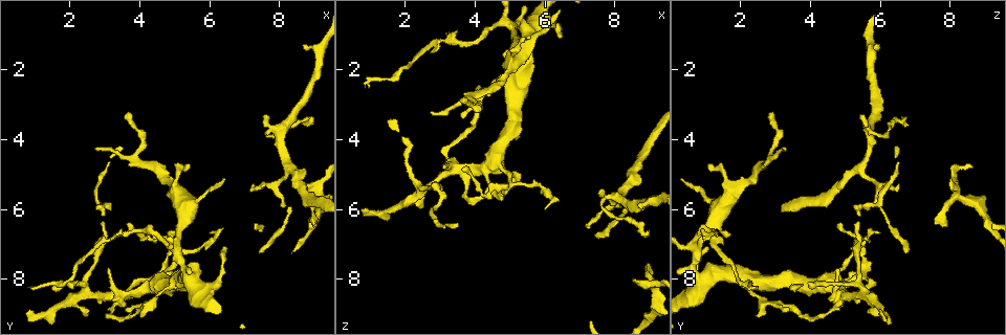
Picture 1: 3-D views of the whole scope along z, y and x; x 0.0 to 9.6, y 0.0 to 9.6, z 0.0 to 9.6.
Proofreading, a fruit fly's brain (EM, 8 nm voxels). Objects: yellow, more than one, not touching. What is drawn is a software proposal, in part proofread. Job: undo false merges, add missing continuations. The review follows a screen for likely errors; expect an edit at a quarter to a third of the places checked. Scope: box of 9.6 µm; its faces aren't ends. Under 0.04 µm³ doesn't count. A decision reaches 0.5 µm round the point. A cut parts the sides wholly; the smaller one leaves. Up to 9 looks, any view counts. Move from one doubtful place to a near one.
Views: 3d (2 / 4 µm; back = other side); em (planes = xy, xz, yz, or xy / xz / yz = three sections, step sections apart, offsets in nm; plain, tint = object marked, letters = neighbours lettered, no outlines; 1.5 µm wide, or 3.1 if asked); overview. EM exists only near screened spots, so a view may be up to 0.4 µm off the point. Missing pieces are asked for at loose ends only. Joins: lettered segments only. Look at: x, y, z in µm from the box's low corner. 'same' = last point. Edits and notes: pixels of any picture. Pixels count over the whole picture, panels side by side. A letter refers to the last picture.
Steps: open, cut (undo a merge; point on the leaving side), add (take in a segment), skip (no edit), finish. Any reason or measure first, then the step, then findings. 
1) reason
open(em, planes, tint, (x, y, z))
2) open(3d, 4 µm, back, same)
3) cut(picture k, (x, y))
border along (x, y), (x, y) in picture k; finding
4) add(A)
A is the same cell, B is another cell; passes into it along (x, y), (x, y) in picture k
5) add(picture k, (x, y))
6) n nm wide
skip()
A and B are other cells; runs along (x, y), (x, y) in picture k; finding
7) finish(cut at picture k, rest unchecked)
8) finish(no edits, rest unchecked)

tapers out
open(3d, 2 µm, (6.40, 7.00, 1.05))

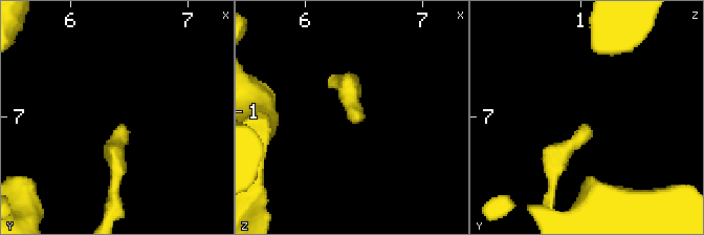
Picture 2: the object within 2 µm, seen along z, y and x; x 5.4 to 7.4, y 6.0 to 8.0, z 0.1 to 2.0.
open(em, yz, step 4, tint, (6.44, 7.06, 1.06))

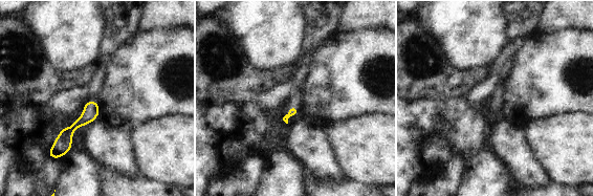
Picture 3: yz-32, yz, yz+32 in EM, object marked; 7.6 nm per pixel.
open(em, planes, letters, same)

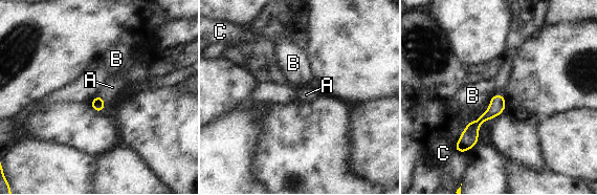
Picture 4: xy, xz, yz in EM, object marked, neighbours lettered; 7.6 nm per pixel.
add(A)
A is the same cell, B and C are other cells; passes into it along (97, 104), (102, 99), (112, 87) in picture 4; the neuron continues

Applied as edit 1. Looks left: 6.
open(overview)

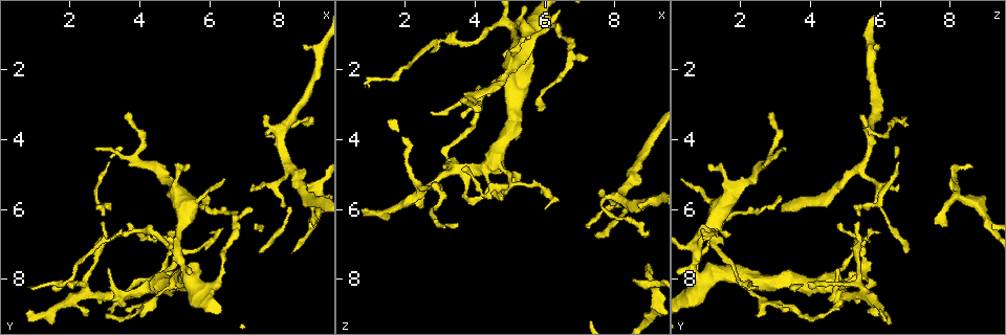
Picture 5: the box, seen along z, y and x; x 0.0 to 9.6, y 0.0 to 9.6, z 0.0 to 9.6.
tapers out
open(em, yz, step 4, letters, (7.45, 7.15, 6.75))

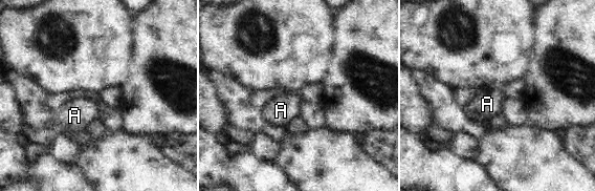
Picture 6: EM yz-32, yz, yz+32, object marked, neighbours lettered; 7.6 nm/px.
open(em, planes, letters, same)

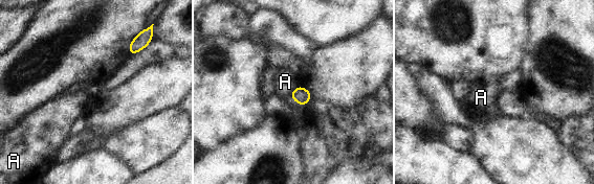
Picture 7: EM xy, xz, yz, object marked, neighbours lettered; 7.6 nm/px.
120 nm wide
skip()
A is another cell; border along (298, 85), (291, 92), (290, 97) in picture 7; none of them fits

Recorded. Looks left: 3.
branch stops here
open(3d, 2 µm, back, (8.60, 5.10, 8.00))

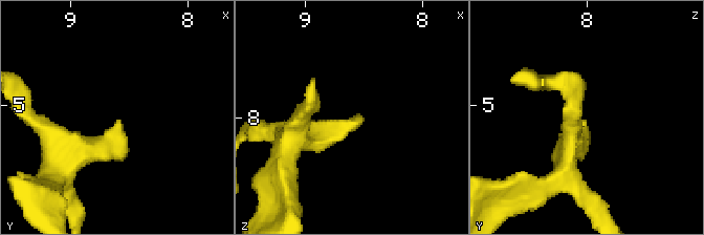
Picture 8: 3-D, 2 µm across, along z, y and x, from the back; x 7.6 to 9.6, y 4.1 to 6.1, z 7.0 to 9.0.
shape alone is not enough
open(em, xz, step 4, letters, (8.58, 5.14, 8.00))

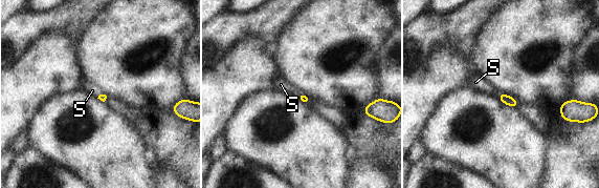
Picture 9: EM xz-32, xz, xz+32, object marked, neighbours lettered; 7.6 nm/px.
open(em, planes, letters, same)

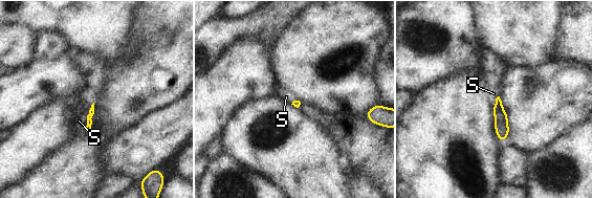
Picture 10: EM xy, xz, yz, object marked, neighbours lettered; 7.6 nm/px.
add(S)
S is the same cell; passes into it along (89, 122), (88, 114), (79, 120) in picture 10; the neuron continues

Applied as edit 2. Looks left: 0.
finish(add at picture 4, add at picture 10, rest unchecked)

